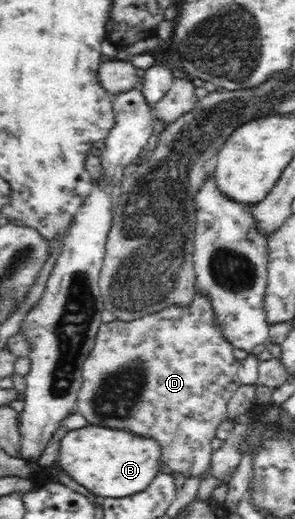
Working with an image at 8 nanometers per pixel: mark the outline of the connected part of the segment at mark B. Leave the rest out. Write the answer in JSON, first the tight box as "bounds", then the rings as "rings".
{"bounds":[59,424,162,498],"rings":[[[87,424],[85,427],[75,430],[68,430],[61,439],[59,449],[59,465],[61,469],[72,477],[79,485],[93,491],[99,497],[121,498],[140,493],[147,490],[147,487],[154,481],[155,477],[162,471],[161,461],[162,449],[159,442],[151,437],[131,437],[131,433],[119,433],[115,429],[105,427],[93,427]]]}

